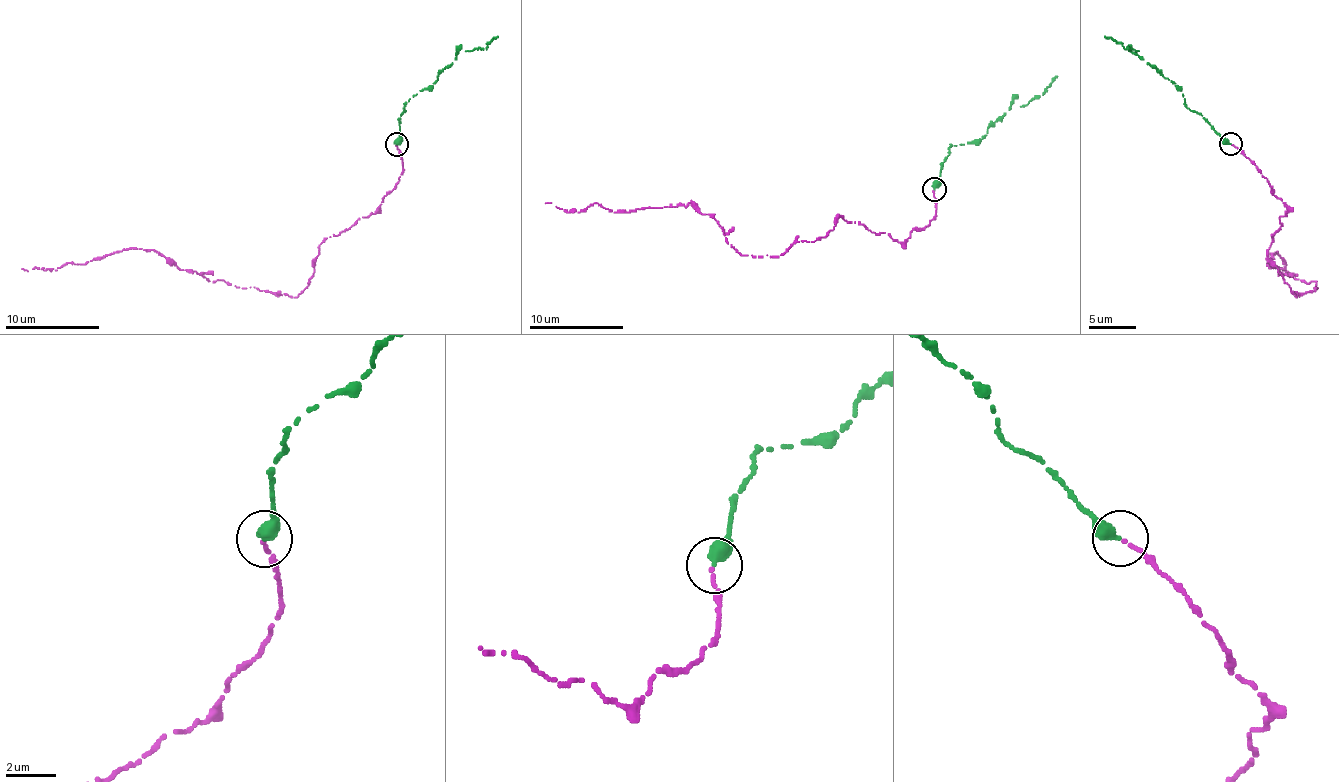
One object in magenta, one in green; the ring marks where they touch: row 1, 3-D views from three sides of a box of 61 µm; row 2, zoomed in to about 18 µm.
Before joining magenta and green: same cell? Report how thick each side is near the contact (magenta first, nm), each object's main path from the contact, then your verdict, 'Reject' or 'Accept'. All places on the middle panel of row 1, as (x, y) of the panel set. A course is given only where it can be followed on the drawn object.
Thickness 140 nm (magenta) against 400 nm. Course of magenta: (933, 191), (935, 216), (906, 239), (840, 217), (779, 256), (742, 254), (691, 206), (545, 203). Course of green: (933, 189), (951, 145), (976, 143), (1013, 103), (1027, 106), (1043, 94), (1056, 75). Accept

